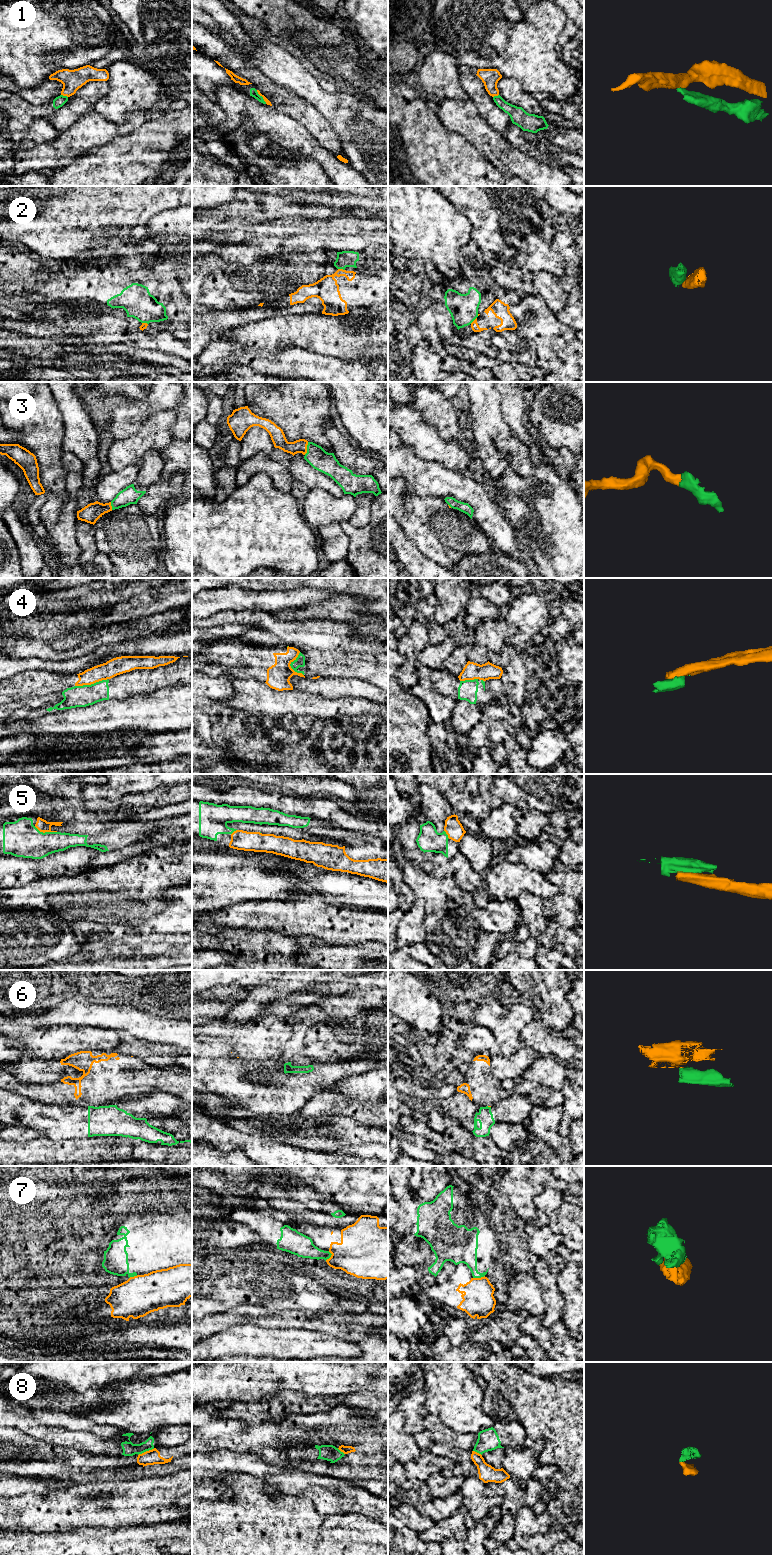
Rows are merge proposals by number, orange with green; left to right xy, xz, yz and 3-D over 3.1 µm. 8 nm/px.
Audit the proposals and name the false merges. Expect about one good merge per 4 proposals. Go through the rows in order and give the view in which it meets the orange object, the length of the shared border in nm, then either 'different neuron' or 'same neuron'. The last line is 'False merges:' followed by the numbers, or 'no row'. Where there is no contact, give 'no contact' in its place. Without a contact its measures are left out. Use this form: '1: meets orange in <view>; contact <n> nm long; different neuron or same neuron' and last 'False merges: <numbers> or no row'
1: meets orange in xy; contact 60 nm long; different neuron
2: meets orange in xz; contact 60 nm long; different neuron
3: meets orange in xz; contact 110 nm long; same neuron
4: meets orange in xy; contact 280 nm long; different neuron
5: meets orange in xy; contact 190 nm long; same neuron
6: meets orange in yz; contact 30 nm long; different neuron
7: meets orange in yz; contact 100 nm long; different neuron
8: meets orange in xy; contact 150 nm long; different neuron
False merges: 1, 2, 4, 6, 7, 8

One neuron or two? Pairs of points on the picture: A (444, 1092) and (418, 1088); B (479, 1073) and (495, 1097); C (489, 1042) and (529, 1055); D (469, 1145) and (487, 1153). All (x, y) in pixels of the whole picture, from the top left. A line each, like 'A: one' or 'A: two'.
A: one
B: one
C: one
D: one

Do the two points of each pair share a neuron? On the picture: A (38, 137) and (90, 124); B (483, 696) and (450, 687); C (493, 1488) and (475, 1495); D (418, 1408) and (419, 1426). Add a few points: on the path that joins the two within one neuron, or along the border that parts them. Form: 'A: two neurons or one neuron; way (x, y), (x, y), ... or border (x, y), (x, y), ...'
A: two neurons; border (59, 132), (52, 139), (38, 145)
B: one neuron; way (475, 693), (471, 690), (458, 689)
C: two neurons; border (485, 1483), (486, 1495), (502, 1497), (500, 1506)
D: two neurons; border (426, 1411), (416, 1420), (406, 1417)

